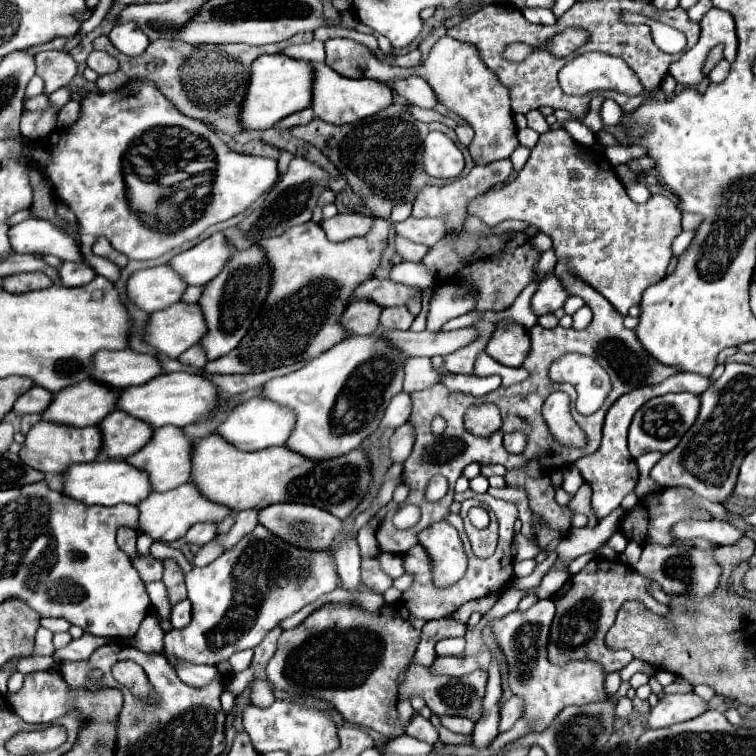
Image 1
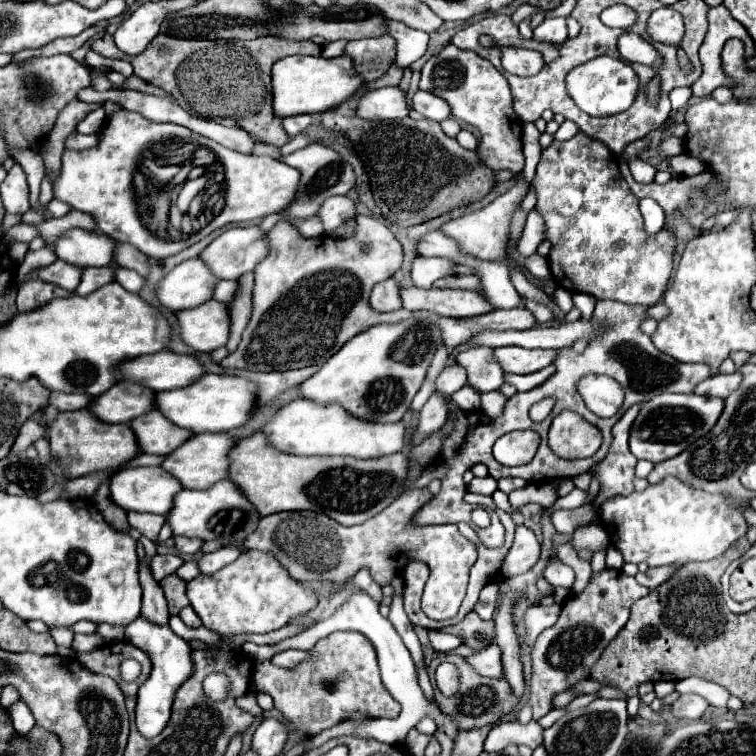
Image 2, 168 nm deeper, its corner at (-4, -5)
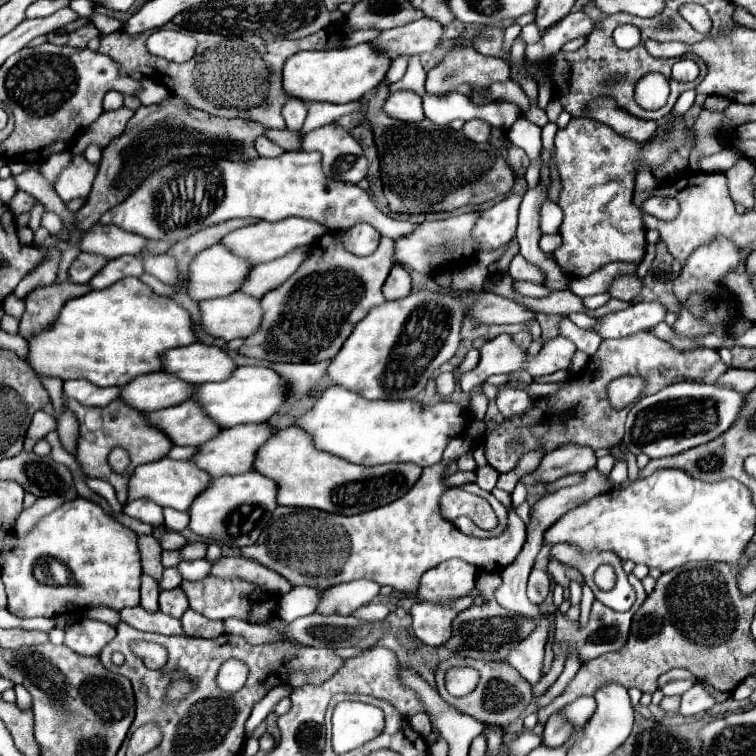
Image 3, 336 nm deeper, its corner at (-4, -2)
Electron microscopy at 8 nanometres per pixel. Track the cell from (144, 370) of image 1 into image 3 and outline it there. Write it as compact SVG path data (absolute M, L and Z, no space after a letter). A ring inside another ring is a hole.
M204 343L170 349L162 355L162 361L164 371L170 371L194 385L202 385L208 381L224 381L238 367L230 351Z

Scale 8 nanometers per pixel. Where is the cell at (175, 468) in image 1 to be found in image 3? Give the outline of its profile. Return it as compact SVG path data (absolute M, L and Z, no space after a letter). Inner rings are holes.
M246 423L246 425L236 425L230 429L224 429L218 437L206 441L204 445L198 447L198 457L194 457L194 463L212 477L222 477L222 475L238 475L238 473L248 473L254 467L254 457L258 449L268 441L268 437L274 433L274 429L268 423Z

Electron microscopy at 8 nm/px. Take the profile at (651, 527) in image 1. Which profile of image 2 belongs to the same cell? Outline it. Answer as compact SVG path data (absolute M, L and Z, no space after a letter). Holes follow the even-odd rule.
M670 476L668 480L662 480L662 484L650 484L644 492L608 500L602 506L602 528L626 562L666 566L722 556L732 542L746 534L748 524L742 510L728 504L724 496L690 488Z

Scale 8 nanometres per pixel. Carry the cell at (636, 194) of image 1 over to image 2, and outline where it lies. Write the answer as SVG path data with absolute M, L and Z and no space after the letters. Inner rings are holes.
M640 200L640 212L644 216L644 226L648 234L656 234L664 226L664 210L658 206L656 200Z

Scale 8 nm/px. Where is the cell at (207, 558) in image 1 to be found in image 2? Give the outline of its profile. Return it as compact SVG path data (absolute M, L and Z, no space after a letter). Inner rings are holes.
M186 560L178 570L176 570L176 574L182 578L182 580L192 580L192 578L196 578L198 574L200 574L200 568L198 568L198 562L196 560Z

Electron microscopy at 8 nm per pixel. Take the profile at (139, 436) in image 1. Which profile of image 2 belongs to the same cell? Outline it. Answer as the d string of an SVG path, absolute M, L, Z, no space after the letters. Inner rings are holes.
M158 410L130 420L130 428L142 454L166 456L166 452L178 448L186 436L192 436L192 432L186 432L184 428L174 428L174 424L170 424L170 420L166 420Z

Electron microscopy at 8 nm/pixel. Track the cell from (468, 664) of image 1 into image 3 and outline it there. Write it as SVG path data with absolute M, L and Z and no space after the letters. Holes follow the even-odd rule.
M542 615L538 629L506 657L508 665L514 665L522 673L526 681L536 685L542 679L542 661L544 661L544 645L548 641L548 631L550 631L550 617Z

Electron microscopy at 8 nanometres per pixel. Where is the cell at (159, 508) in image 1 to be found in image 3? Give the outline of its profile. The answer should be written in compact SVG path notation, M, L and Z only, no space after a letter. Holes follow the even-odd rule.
M258 471L242 475L226 475L212 481L200 497L196 497L190 507L190 531L204 539L214 539L230 547L244 547L256 543L264 525L272 517L276 503L278 485L270 477L264 477Z

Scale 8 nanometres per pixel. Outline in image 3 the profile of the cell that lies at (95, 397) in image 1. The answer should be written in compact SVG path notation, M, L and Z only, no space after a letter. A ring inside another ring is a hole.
M148 373L140 375L134 381L130 381L126 387L122 387L122 399L132 405L138 411L160 411L170 405L178 405L188 401L194 395L196 385L166 373Z

